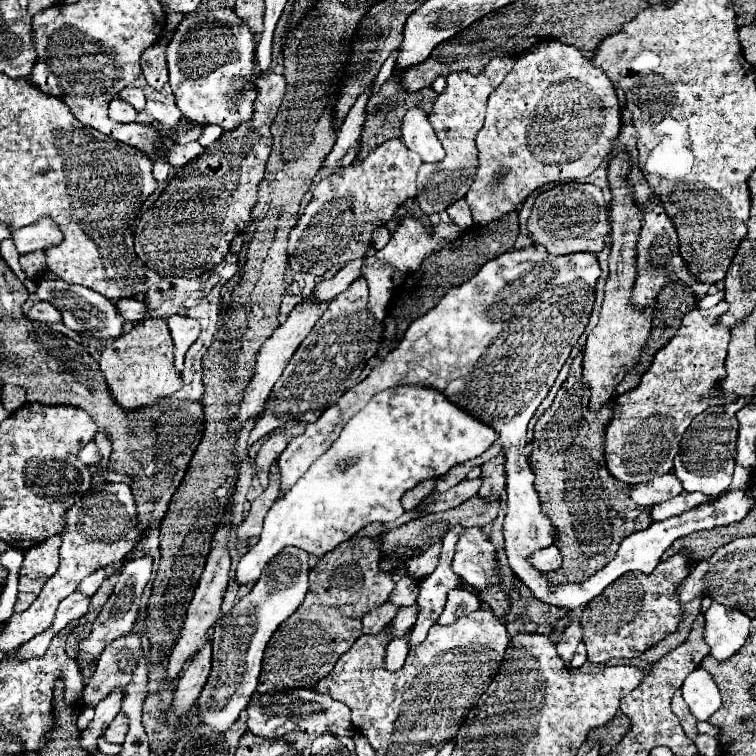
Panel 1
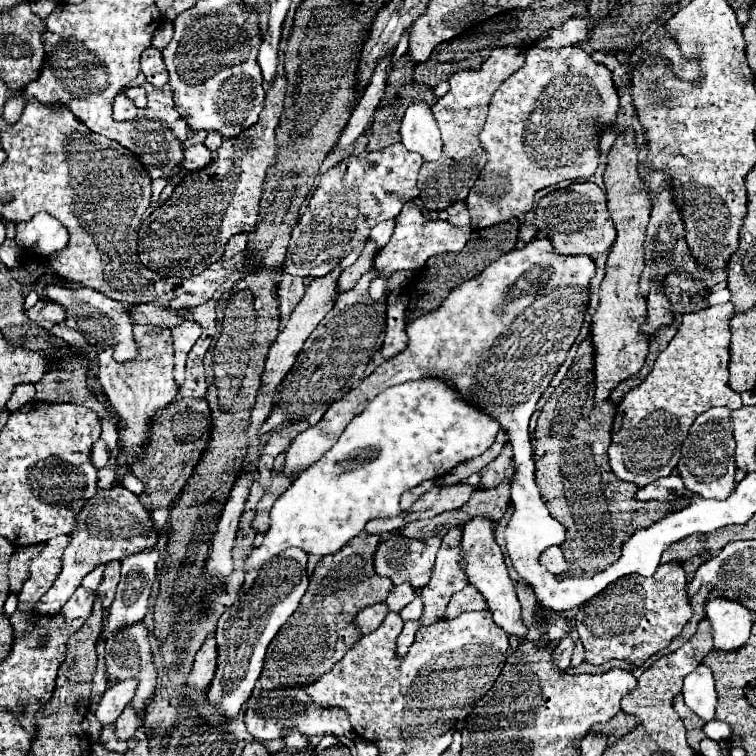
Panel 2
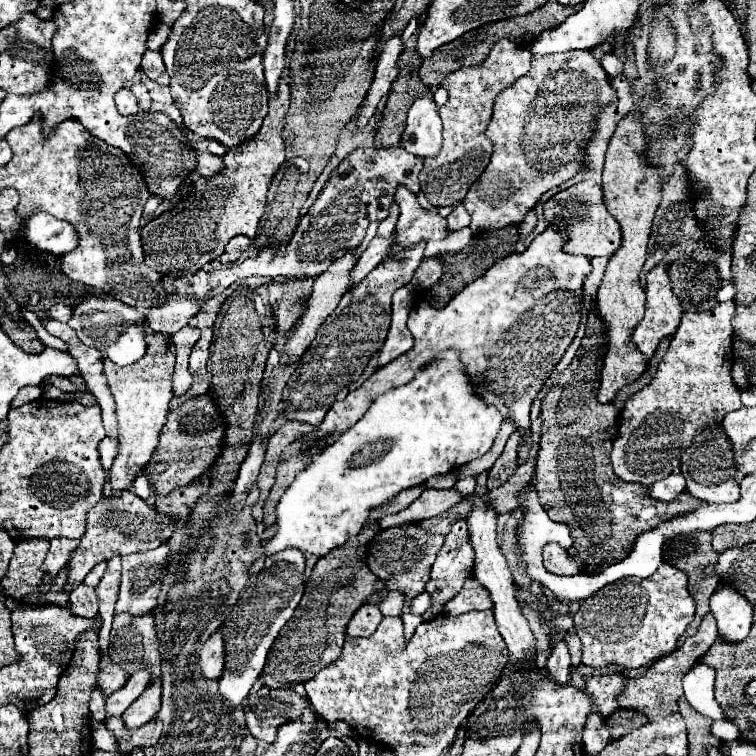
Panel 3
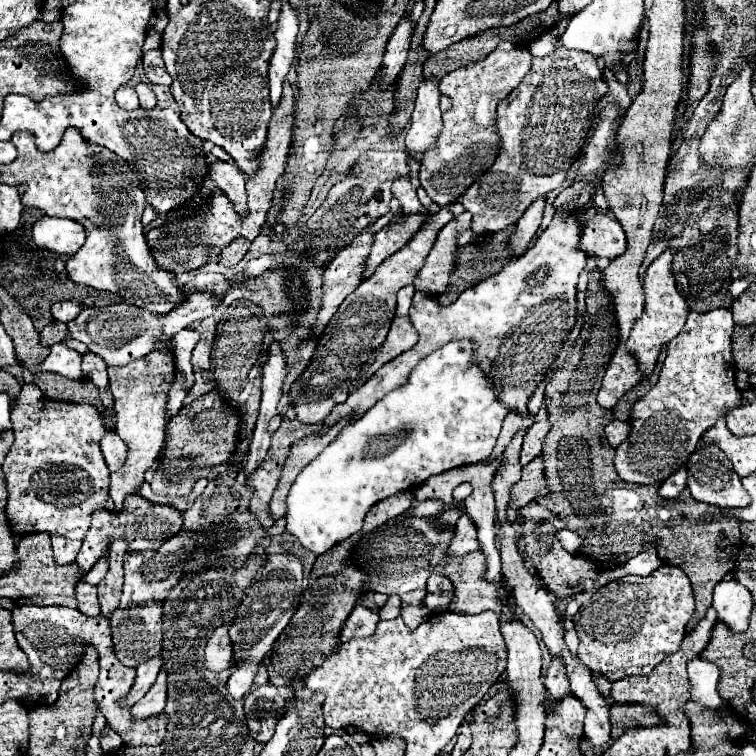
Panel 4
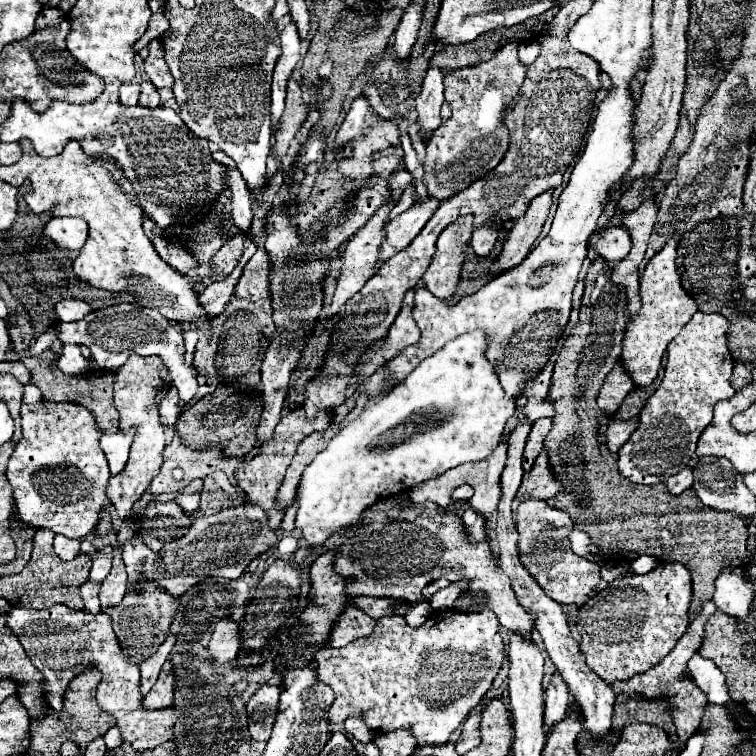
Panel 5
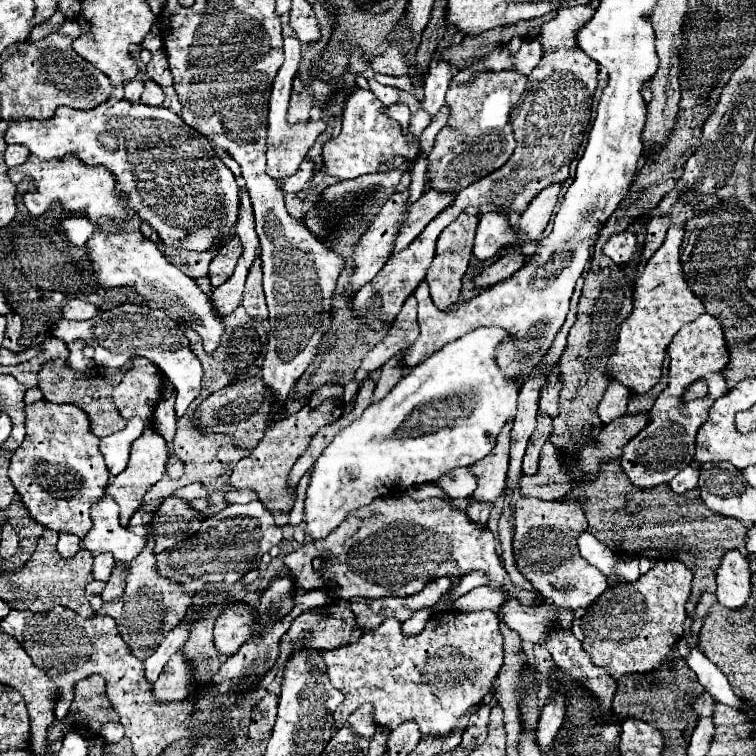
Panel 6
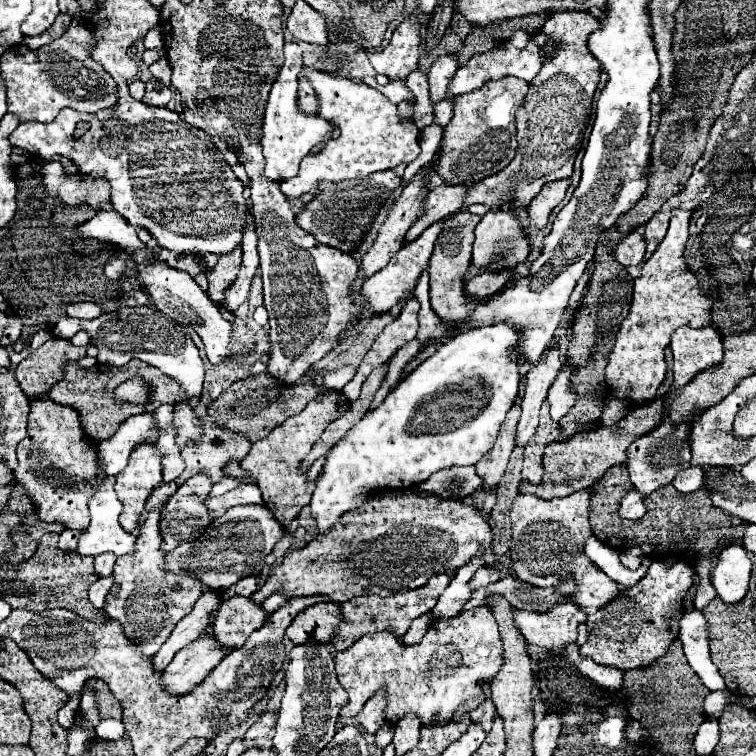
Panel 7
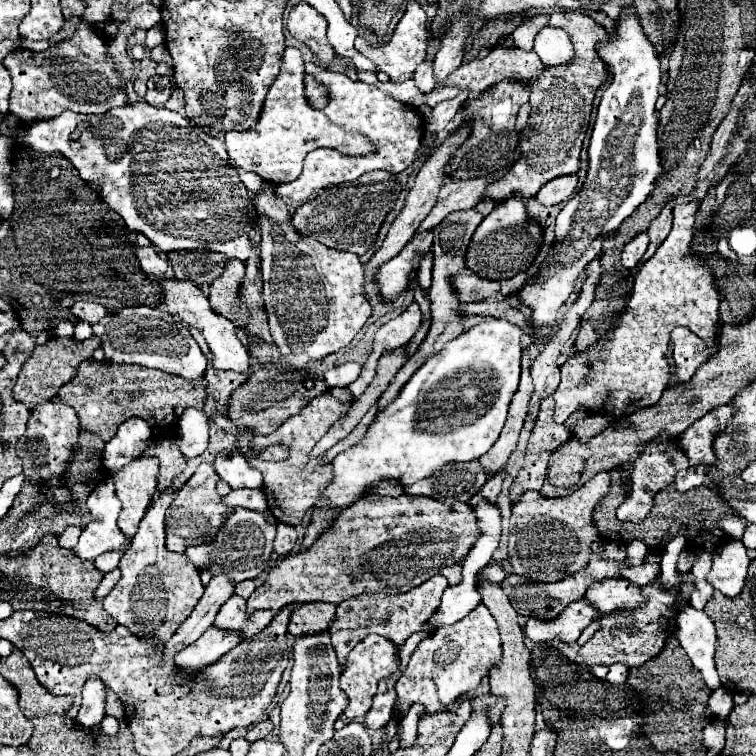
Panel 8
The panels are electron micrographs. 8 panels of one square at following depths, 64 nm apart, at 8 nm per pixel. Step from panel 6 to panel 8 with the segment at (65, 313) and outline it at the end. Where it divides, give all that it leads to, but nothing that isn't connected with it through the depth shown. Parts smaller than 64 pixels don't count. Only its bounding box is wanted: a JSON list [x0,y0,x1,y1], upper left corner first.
[72,302,108,322]

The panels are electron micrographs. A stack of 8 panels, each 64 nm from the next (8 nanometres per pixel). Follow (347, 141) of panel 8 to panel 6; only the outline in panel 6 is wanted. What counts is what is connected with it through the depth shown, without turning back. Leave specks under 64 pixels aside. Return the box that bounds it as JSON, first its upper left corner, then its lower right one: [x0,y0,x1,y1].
[266,36,326,180]

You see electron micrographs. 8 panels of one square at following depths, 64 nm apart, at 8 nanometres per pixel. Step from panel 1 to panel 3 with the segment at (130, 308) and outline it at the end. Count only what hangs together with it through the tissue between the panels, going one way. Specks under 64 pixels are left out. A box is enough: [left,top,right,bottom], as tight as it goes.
[148,300,200,334]

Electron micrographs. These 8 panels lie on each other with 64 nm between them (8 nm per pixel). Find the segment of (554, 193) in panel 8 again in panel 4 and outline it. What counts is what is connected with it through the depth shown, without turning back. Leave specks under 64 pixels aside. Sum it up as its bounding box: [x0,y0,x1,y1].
[510,198,546,256]

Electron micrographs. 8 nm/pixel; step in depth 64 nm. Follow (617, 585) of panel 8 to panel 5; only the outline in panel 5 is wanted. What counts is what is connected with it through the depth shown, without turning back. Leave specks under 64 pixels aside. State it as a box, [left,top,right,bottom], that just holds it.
[516,500,600,604]

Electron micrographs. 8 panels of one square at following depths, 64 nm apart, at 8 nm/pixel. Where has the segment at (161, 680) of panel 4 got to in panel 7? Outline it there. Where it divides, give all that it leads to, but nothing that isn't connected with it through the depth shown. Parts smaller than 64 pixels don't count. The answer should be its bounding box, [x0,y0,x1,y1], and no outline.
[160,636,228,696]

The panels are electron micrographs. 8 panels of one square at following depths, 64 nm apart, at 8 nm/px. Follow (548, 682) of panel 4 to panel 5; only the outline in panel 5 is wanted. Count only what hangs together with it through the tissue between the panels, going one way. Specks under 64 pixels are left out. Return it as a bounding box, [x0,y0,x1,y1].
[544,672,570,730]

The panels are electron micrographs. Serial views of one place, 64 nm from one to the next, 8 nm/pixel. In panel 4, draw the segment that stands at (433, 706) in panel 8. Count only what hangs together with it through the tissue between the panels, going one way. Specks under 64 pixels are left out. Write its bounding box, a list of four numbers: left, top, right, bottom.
[306,612,506,740]

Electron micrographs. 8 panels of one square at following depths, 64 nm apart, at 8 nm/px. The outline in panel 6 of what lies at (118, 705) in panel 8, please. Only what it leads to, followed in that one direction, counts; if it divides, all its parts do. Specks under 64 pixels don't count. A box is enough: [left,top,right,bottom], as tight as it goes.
[48,674,118,746]

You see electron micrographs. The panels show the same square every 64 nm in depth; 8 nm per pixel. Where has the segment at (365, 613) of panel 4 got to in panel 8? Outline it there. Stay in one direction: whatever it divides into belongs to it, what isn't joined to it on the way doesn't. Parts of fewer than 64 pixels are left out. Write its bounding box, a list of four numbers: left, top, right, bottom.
[288,602,336,638]

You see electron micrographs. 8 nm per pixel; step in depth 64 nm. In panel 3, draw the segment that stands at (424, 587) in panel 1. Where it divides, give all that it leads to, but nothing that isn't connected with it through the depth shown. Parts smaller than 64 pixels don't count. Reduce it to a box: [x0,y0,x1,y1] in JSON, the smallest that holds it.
[424,520,474,620]

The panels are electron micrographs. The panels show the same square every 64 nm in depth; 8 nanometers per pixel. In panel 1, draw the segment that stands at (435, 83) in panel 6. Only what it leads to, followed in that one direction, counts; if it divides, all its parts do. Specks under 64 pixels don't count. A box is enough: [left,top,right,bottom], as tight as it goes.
[402,108,444,164]

